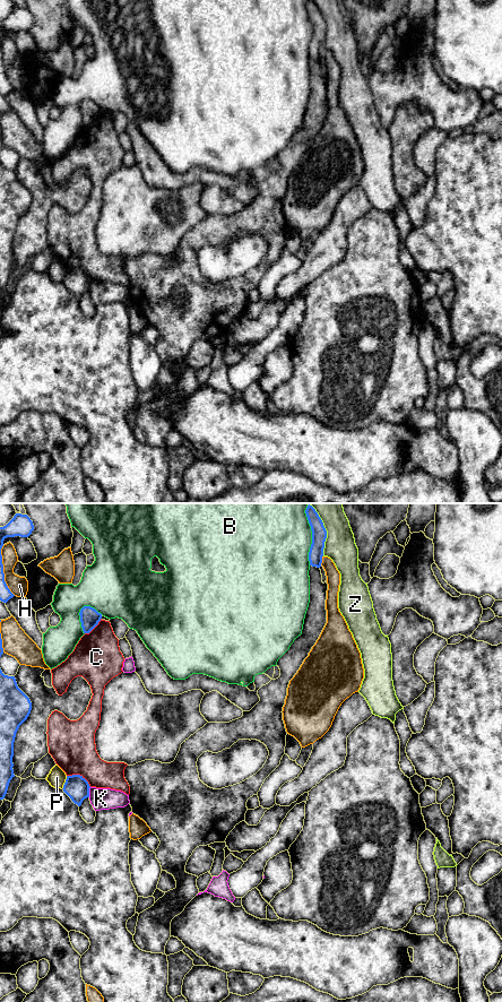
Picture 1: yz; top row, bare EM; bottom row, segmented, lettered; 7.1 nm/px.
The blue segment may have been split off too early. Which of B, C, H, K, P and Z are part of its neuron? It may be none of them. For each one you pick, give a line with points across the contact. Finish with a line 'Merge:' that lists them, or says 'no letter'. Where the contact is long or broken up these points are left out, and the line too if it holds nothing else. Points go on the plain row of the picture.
Merge: no letter

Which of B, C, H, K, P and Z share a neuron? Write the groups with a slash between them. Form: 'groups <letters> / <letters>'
groups B / C / H / K Z / P

